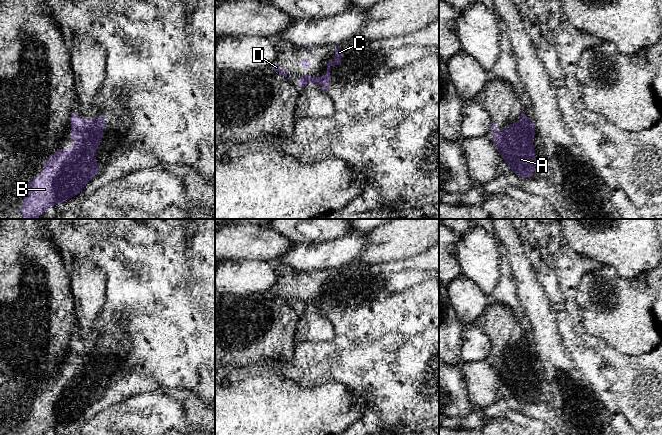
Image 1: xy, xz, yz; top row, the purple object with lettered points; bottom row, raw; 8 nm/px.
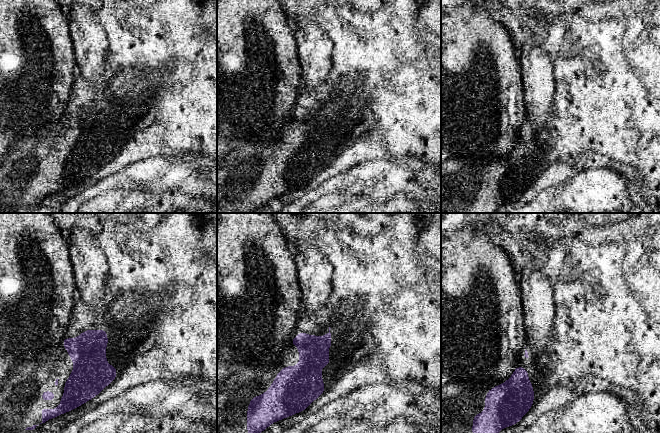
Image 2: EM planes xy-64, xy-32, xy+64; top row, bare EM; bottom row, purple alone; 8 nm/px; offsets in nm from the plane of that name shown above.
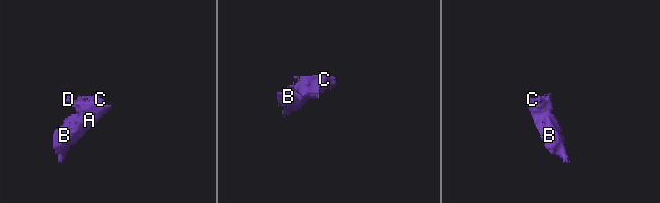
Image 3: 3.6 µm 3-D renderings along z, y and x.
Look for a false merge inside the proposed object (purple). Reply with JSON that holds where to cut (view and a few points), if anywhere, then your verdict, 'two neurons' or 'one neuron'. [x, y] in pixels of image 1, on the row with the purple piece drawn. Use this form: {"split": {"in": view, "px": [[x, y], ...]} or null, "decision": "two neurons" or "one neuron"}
{"split": null, "decision": "one neuron"}

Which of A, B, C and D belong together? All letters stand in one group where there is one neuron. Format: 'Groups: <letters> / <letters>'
Groups: A B C D

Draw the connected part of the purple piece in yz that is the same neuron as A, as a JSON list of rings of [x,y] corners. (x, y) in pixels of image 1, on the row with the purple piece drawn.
[[[521,111],[521,119],[515,124],[506,124],[499,135],[493,131],[494,128],[496,124],[490,121],[491,141],[510,170],[522,179],[532,177],[537,164],[536,146],[531,142],[536,136],[533,118],[526,117]]]

